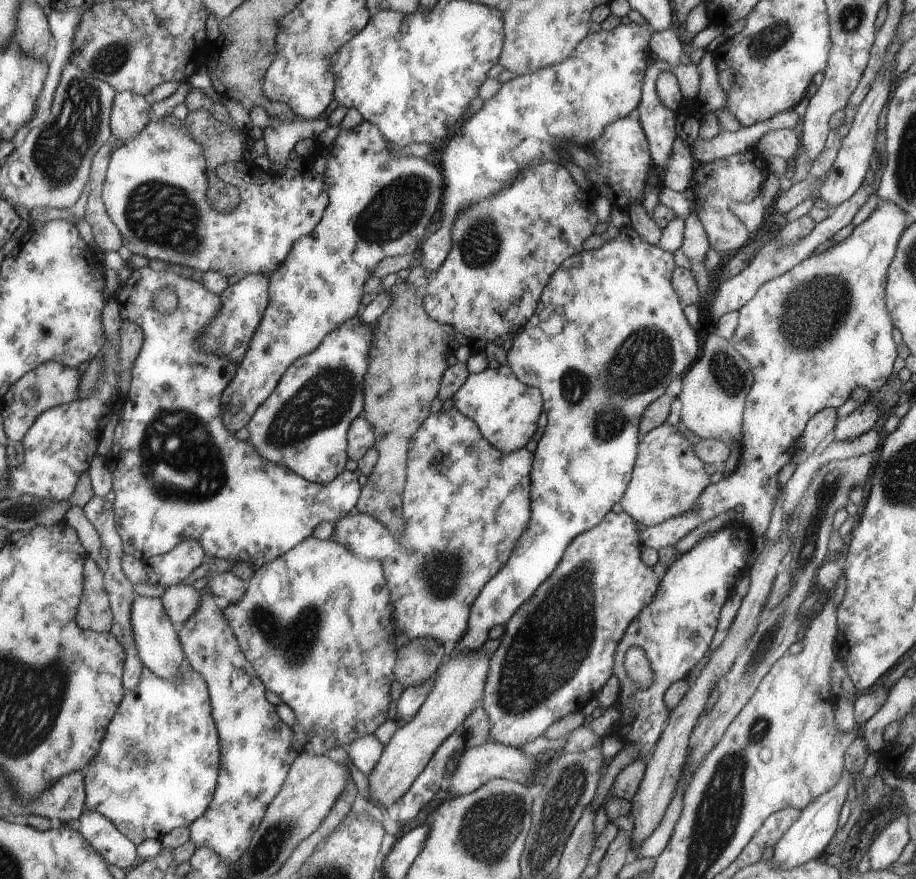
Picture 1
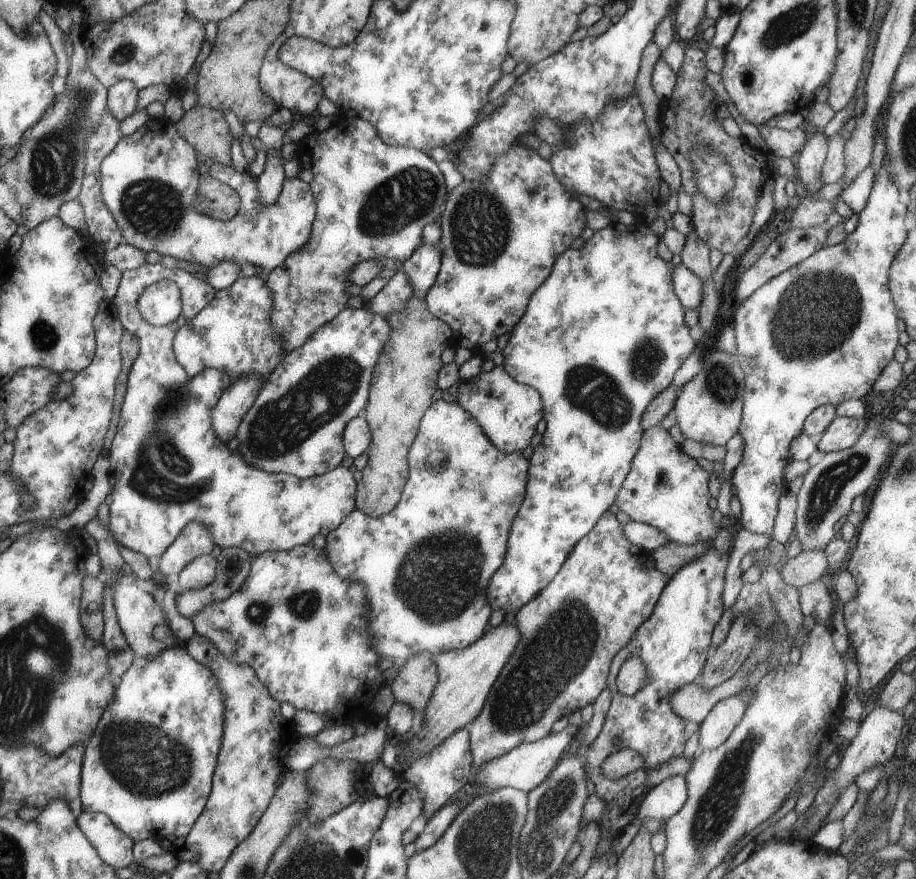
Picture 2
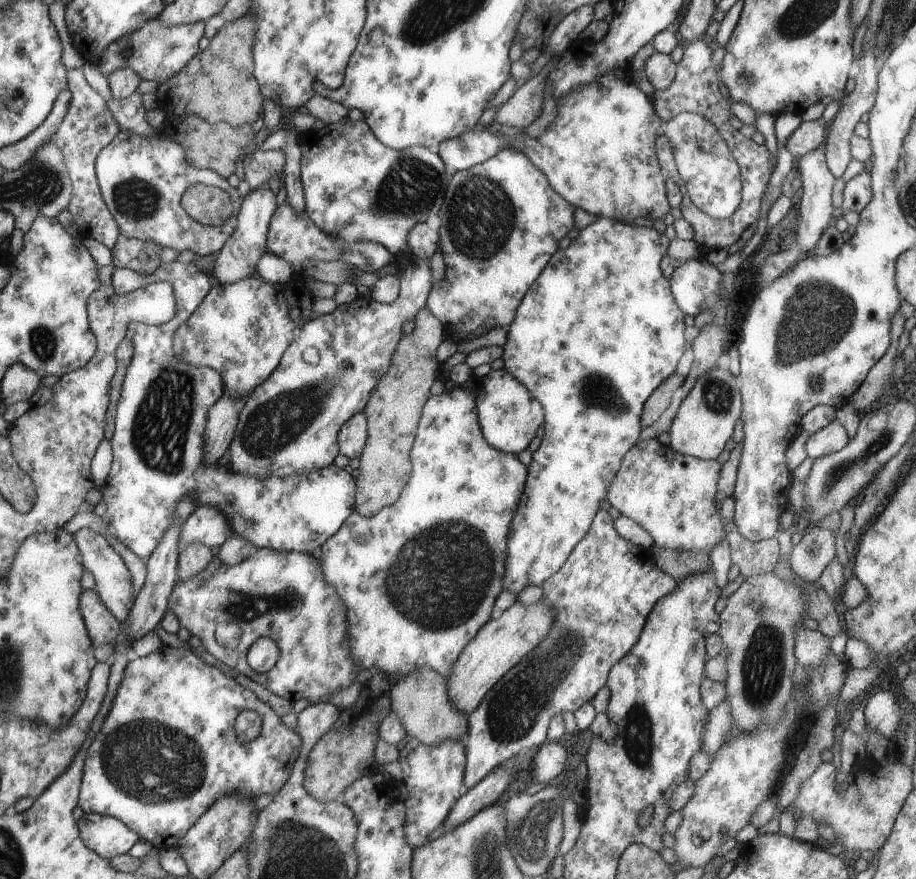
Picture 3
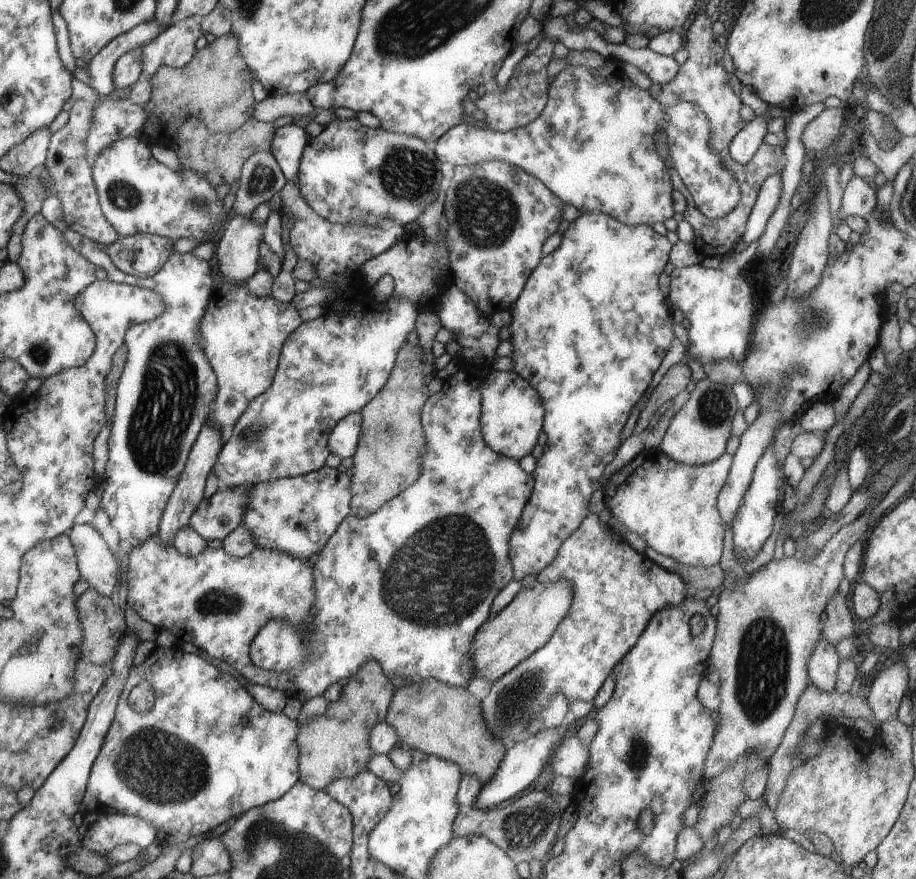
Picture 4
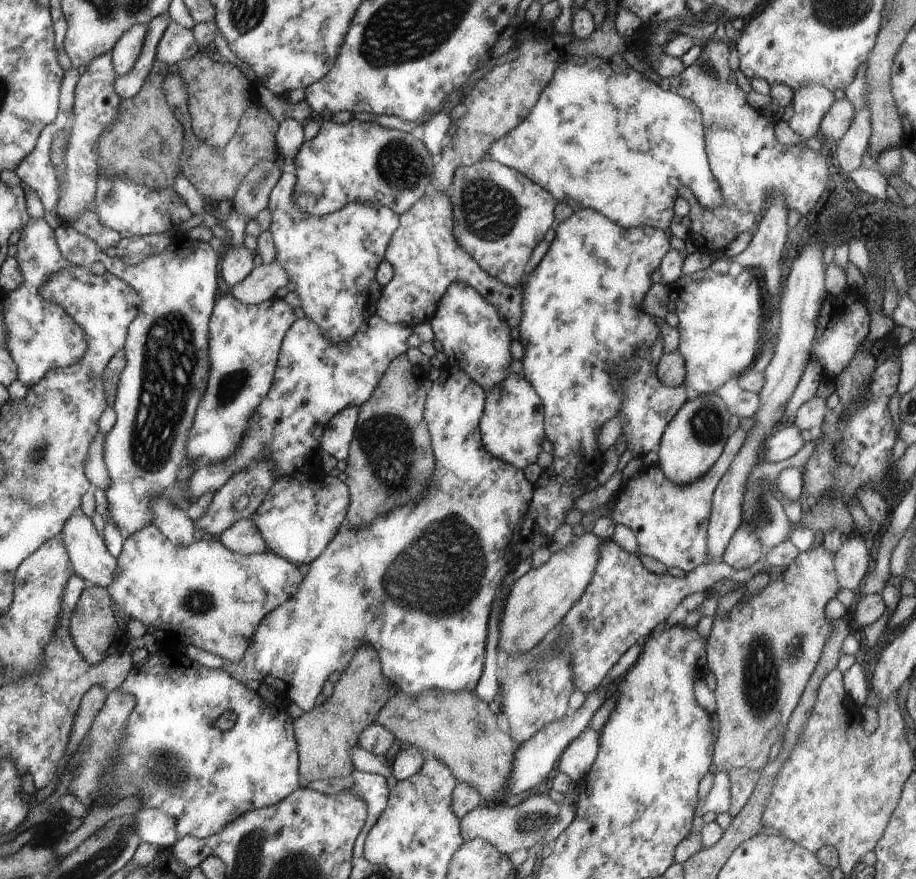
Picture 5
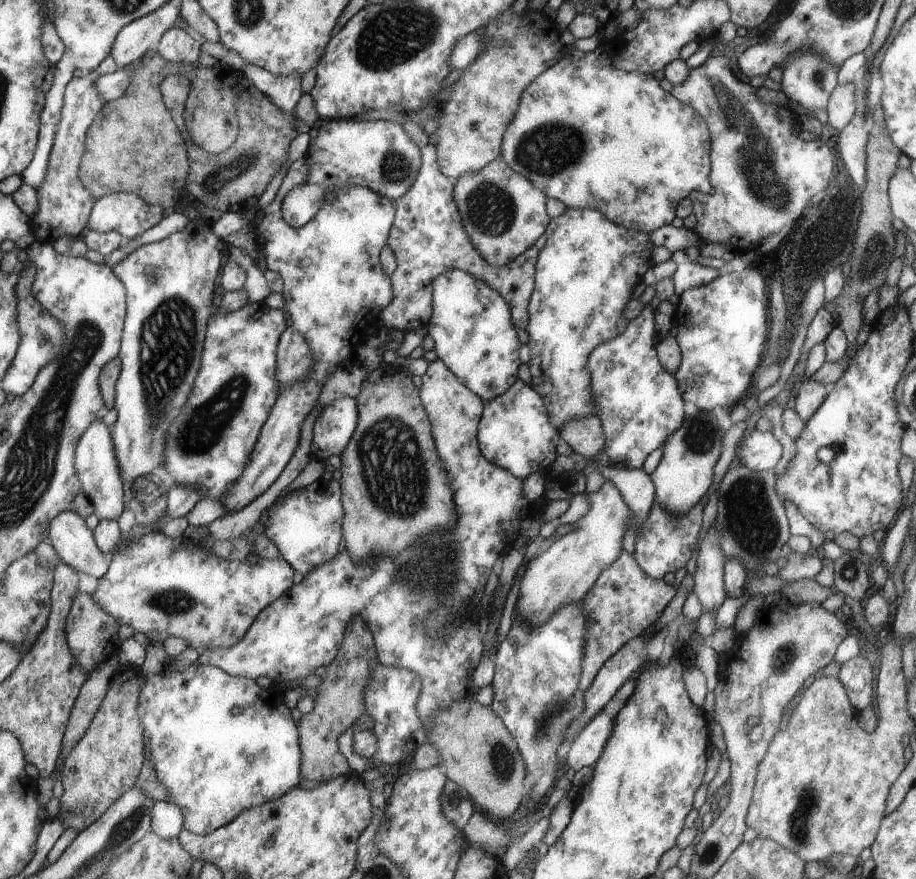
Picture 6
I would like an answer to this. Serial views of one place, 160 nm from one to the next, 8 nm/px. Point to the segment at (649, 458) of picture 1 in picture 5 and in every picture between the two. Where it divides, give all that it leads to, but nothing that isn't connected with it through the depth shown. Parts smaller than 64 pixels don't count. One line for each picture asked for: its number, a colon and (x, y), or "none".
2: (666, 488)
3: (672, 495)
4: (672, 506)
5: (670, 521)

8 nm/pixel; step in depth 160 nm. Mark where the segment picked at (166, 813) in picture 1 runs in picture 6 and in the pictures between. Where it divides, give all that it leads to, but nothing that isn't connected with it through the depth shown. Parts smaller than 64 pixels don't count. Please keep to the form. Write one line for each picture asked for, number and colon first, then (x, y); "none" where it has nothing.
2: (149, 764)
3: (168, 750)
4: (205, 751)
5: (174, 757)
6: (215, 764)

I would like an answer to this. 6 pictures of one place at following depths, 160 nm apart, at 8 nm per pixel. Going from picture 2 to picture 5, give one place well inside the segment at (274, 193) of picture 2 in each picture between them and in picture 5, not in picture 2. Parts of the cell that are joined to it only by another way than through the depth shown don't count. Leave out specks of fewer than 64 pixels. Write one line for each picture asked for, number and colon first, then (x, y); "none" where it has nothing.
3: (238, 259)
4: (238, 253)
5: (236, 264)

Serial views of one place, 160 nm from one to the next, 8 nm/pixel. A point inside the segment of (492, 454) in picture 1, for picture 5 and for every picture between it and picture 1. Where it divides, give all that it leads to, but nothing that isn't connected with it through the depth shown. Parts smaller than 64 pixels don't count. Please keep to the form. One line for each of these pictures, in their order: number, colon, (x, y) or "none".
2: (427, 565)
3: (419, 578)
4: (417, 612)
5: (367, 588)

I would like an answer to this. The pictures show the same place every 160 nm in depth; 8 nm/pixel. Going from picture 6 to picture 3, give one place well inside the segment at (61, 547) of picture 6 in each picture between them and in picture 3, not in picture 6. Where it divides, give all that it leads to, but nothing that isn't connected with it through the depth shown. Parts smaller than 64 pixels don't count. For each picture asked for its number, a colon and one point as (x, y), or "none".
3: (112, 580)
4: (98, 566)
5: (91, 561)

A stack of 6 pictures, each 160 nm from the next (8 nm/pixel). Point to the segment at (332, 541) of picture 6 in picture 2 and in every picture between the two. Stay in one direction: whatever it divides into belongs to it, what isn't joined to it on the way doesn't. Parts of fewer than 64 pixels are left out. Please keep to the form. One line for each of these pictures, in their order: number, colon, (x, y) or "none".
2: (169, 468)
3: (158, 448)
4: (298, 515)
5: (300, 516)

